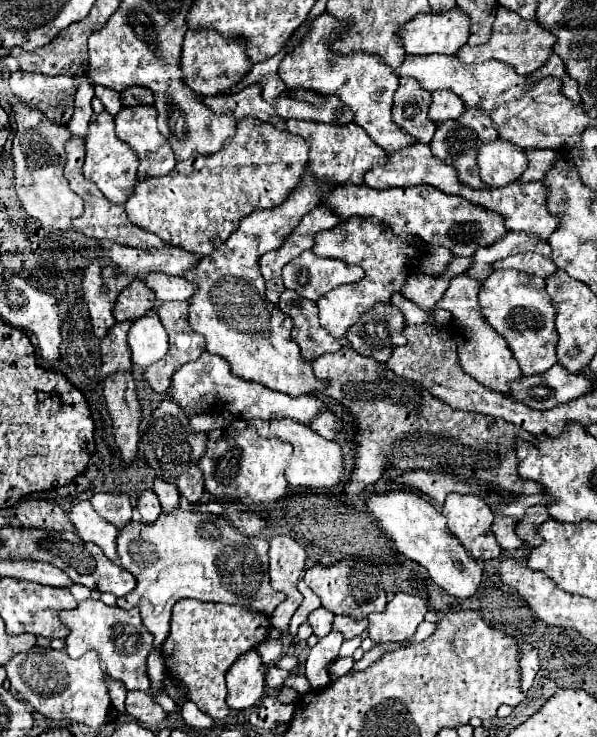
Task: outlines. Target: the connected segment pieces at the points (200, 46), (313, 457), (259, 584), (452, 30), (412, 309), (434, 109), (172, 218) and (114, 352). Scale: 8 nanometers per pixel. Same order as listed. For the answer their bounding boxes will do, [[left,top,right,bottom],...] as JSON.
[[181,29,253,95],[247,419,345,489],[117,509,285,645],[399,11,469,55],[391,293,433,325],[429,91,465,123],[125,117,309,255],[101,321,133,379]]

